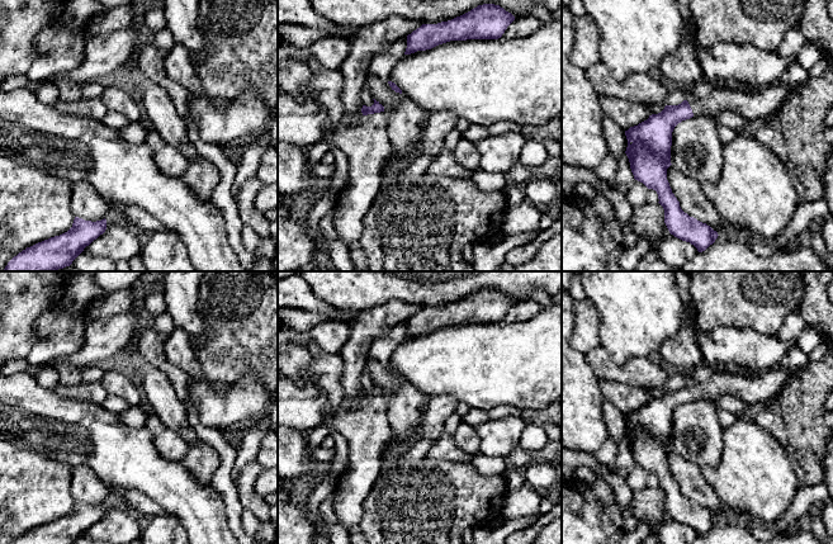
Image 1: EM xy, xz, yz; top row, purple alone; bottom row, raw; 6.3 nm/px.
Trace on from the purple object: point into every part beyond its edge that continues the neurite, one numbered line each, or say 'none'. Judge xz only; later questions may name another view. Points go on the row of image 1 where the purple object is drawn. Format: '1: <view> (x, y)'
1: xz (365, 142)

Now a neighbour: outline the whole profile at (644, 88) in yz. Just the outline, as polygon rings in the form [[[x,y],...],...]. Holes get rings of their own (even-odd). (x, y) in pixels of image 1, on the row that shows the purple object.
[[[601,61],[587,68],[586,75],[598,96],[616,96],[666,107],[667,98],[672,94],[668,84],[650,74],[635,72],[619,81]]]

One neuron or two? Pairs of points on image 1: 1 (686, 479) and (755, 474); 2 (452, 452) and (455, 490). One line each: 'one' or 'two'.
1: two
2: two

